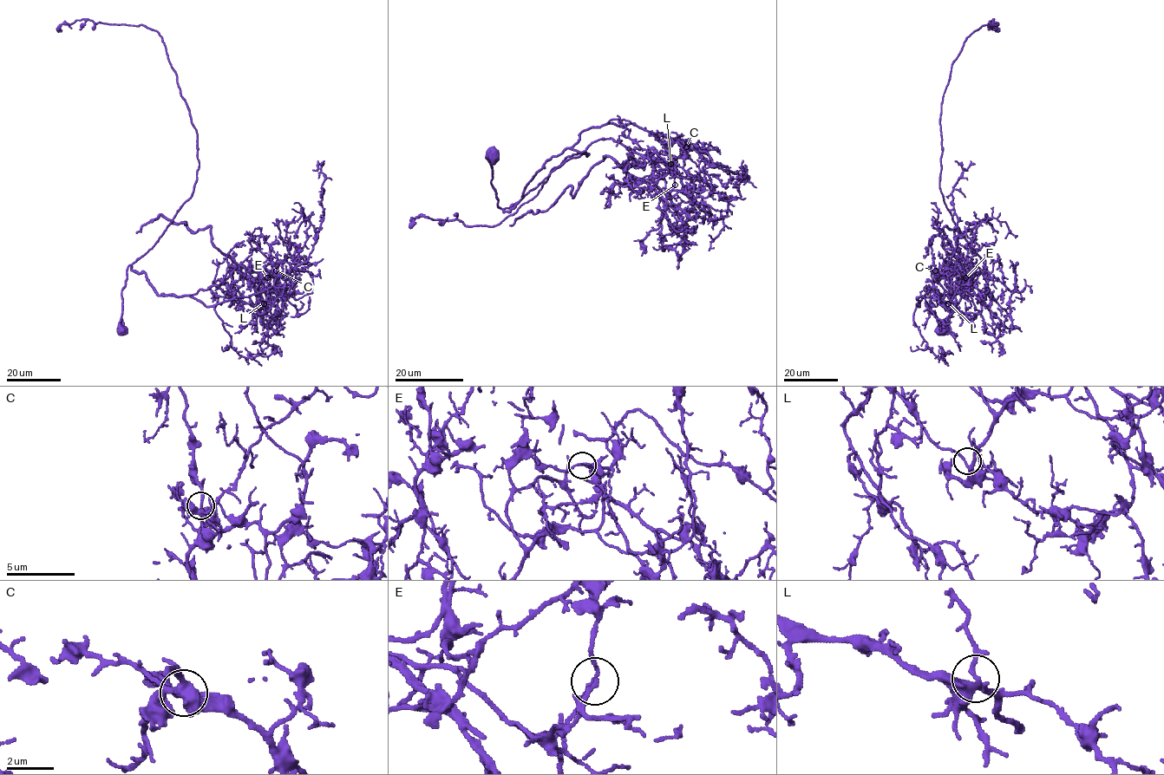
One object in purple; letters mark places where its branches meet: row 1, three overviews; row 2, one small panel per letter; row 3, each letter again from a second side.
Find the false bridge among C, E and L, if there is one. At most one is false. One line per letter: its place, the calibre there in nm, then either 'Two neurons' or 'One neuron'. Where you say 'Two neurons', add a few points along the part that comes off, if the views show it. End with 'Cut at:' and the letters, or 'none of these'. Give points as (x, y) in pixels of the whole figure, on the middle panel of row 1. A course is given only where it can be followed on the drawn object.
C: Place: (686, 146). Thickness 170 nm. One neuron
E: Place: (675, 185). Thickness 150 nm. Two neurons. Course of the part to remove: (675, 185), (664, 192), (604, 156), (573, 197), (567, 185), (546, 211), (522, 214), (509, 225)
L: Place: (670, 164). Thickness 200 nm. One neuron
Cut at: E

